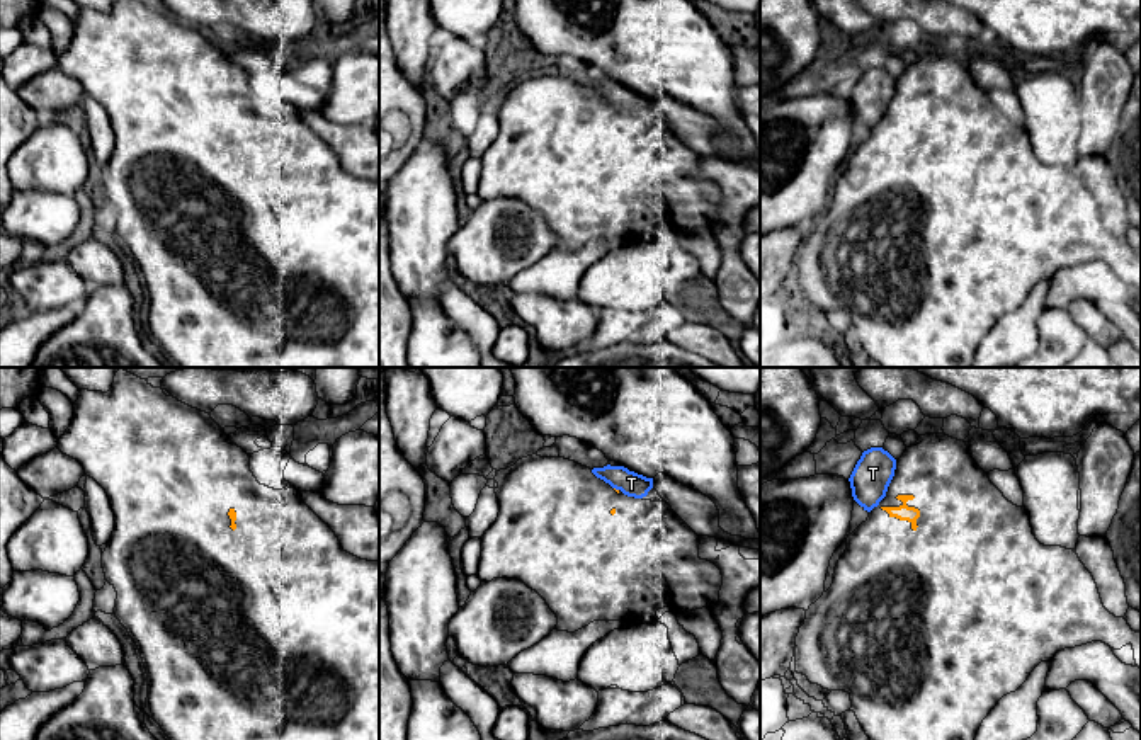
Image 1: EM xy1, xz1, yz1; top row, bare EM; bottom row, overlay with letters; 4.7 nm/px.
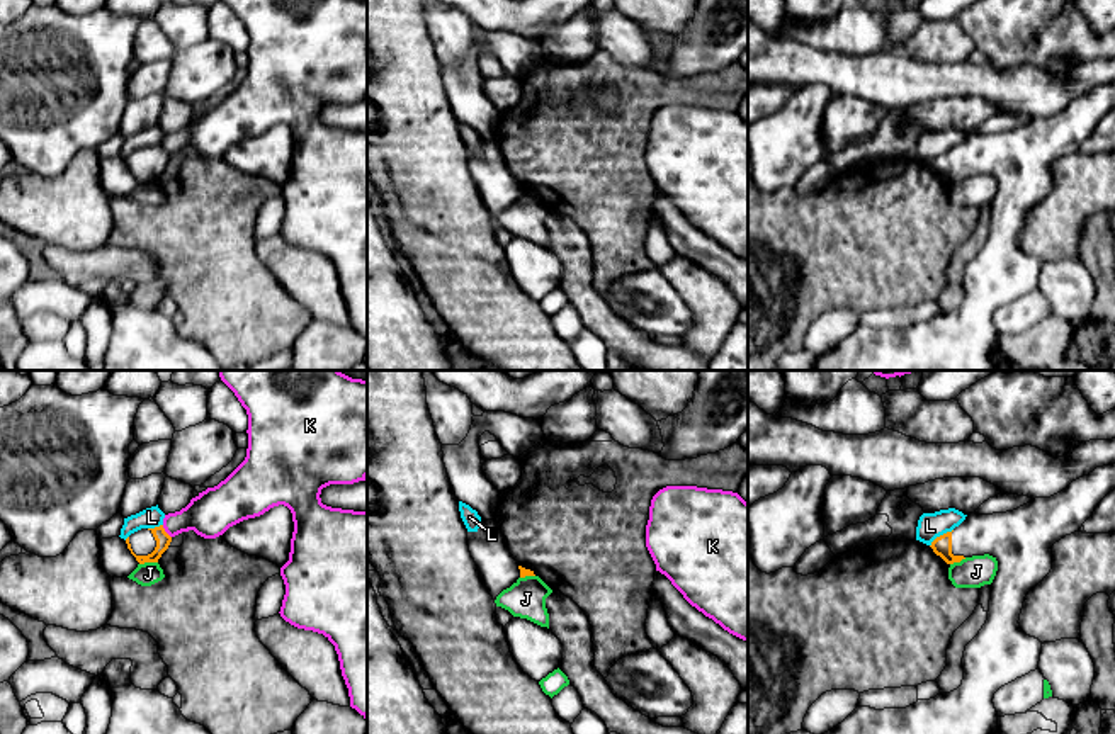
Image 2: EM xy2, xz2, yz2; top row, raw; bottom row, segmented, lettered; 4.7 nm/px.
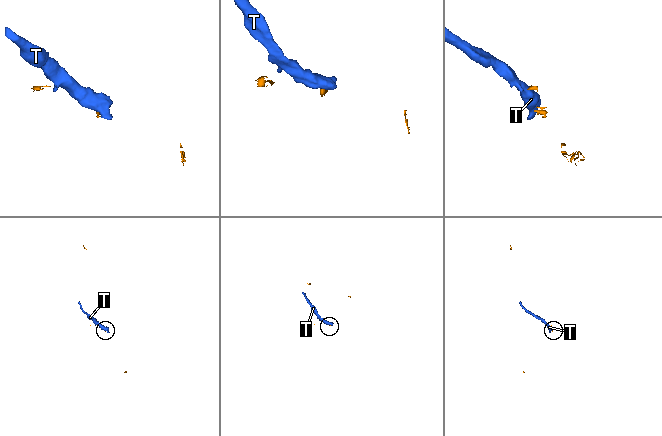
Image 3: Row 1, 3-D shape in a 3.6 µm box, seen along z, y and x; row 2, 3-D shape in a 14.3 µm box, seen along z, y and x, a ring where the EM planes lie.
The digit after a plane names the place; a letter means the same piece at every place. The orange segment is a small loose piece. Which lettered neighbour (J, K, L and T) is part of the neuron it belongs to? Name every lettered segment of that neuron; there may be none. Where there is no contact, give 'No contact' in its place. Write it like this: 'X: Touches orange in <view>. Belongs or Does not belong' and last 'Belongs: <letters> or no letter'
J: Touches orange in xy2. Does not belong
K: Touches orange in xy2. Does not belong
L: Touches orange in yz2. Does not belong
T: Touches orange in xz1. Does not belong
Belongs: no letter

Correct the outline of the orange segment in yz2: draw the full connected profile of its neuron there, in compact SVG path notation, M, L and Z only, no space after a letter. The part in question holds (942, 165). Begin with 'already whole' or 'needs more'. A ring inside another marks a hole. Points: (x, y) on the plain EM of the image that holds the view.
needs more; M1115 83L1096 87L1050 117L1035 117L1006 133L969 133L952 151L937 156L930 167L947 184L984 173L998 180L988 240L964 270L962 304L950 313L918 319L906 328L857 326L841 343L818 355L814 370L998 370L994 364L998 350L994 313L1039 289L1042 272L1042 262L1027 255L1018 243L1025 216L1050 192L1052 165L1066 155L1079 151L1098 122L1113 109Z

